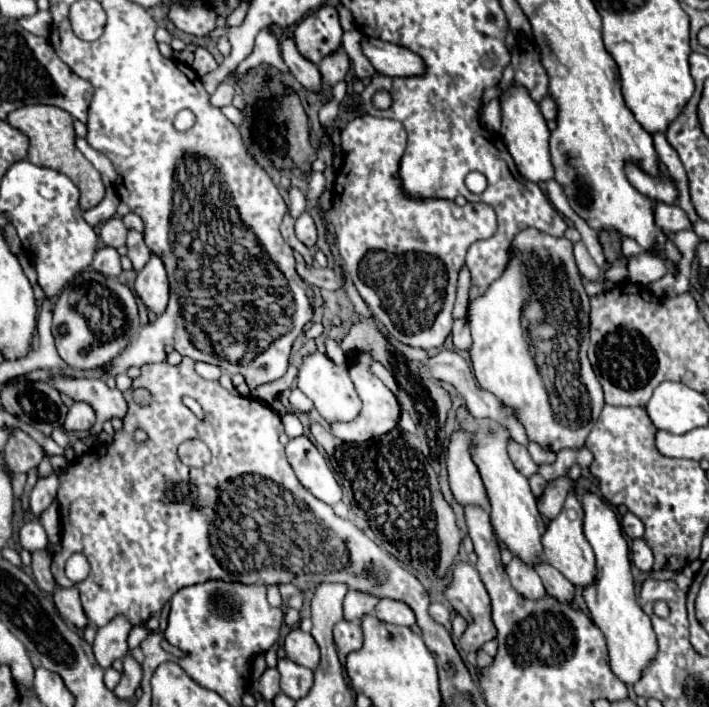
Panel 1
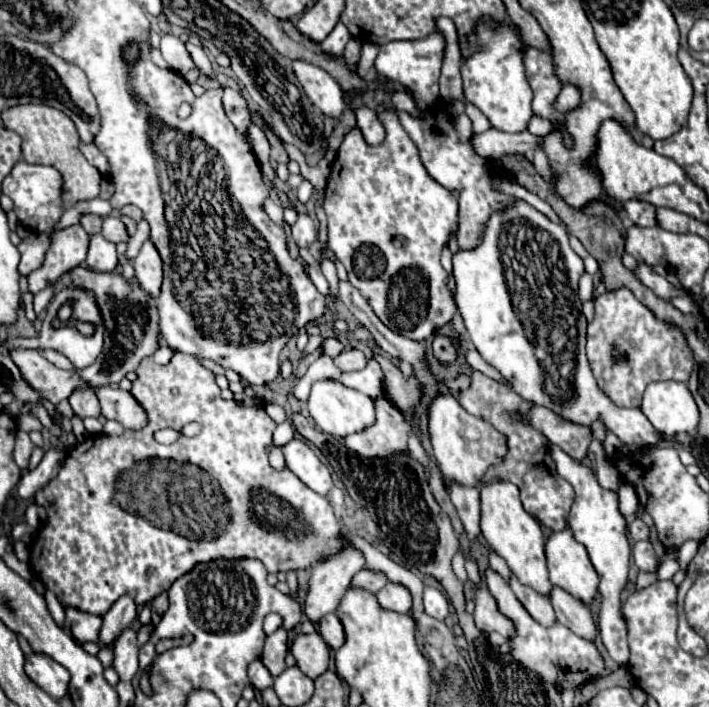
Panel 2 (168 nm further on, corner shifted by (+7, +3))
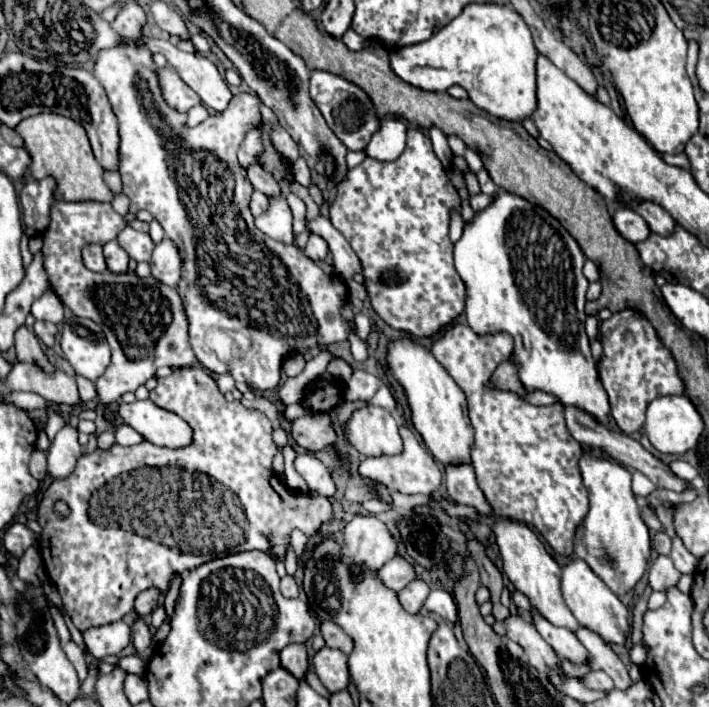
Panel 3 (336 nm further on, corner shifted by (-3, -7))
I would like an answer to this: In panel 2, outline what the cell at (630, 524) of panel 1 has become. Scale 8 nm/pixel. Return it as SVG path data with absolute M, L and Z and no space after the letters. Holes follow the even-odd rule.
M636 517L636 519L628 525L628 533L630 533L630 537L632 537L634 541L642 541L642 539L648 539L650 529L648 529L648 525L646 525L640 517Z

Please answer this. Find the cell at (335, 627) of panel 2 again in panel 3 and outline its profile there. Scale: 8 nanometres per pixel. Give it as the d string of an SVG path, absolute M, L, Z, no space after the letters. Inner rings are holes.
M324 621L324 623L322 623L322 637L324 637L324 641L326 641L328 647L340 649L340 651L346 653L346 655L350 655L352 649L354 649L352 639L350 639L350 637L342 631L342 627L336 625L334 621Z

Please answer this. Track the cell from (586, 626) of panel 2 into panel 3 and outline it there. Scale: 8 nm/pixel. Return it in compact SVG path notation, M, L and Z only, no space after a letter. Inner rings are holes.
M580 625L576 629L576 637L588 649L588 653L592 655L590 669L594 669L594 671L598 671L598 669L606 671L612 677L616 689L628 689L632 685L626 667L622 665L622 661L618 659L618 655L612 651L612 647L610 647L608 641L604 641L598 633L586 629L584 625Z

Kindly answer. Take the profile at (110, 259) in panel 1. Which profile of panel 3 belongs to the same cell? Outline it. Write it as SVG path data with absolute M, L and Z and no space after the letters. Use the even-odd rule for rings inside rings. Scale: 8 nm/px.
M110 241L104 245L104 257L106 257L106 265L112 273L128 271L128 253L122 247L118 247L116 241Z

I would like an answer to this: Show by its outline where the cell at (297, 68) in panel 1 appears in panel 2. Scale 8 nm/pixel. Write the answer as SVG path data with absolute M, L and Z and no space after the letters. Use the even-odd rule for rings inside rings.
M294 61L294 73L298 81L302 83L308 99L314 103L316 109L320 109L324 115L340 119L342 111L346 107L344 101L344 91L342 87L334 81L330 73L324 69L310 65L306 61Z

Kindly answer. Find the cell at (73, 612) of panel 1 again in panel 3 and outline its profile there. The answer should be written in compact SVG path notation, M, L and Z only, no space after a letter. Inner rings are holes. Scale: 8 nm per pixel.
M124 621L108 623L102 627L90 627L82 633L88 651L96 659L118 655L130 643L130 627Z

